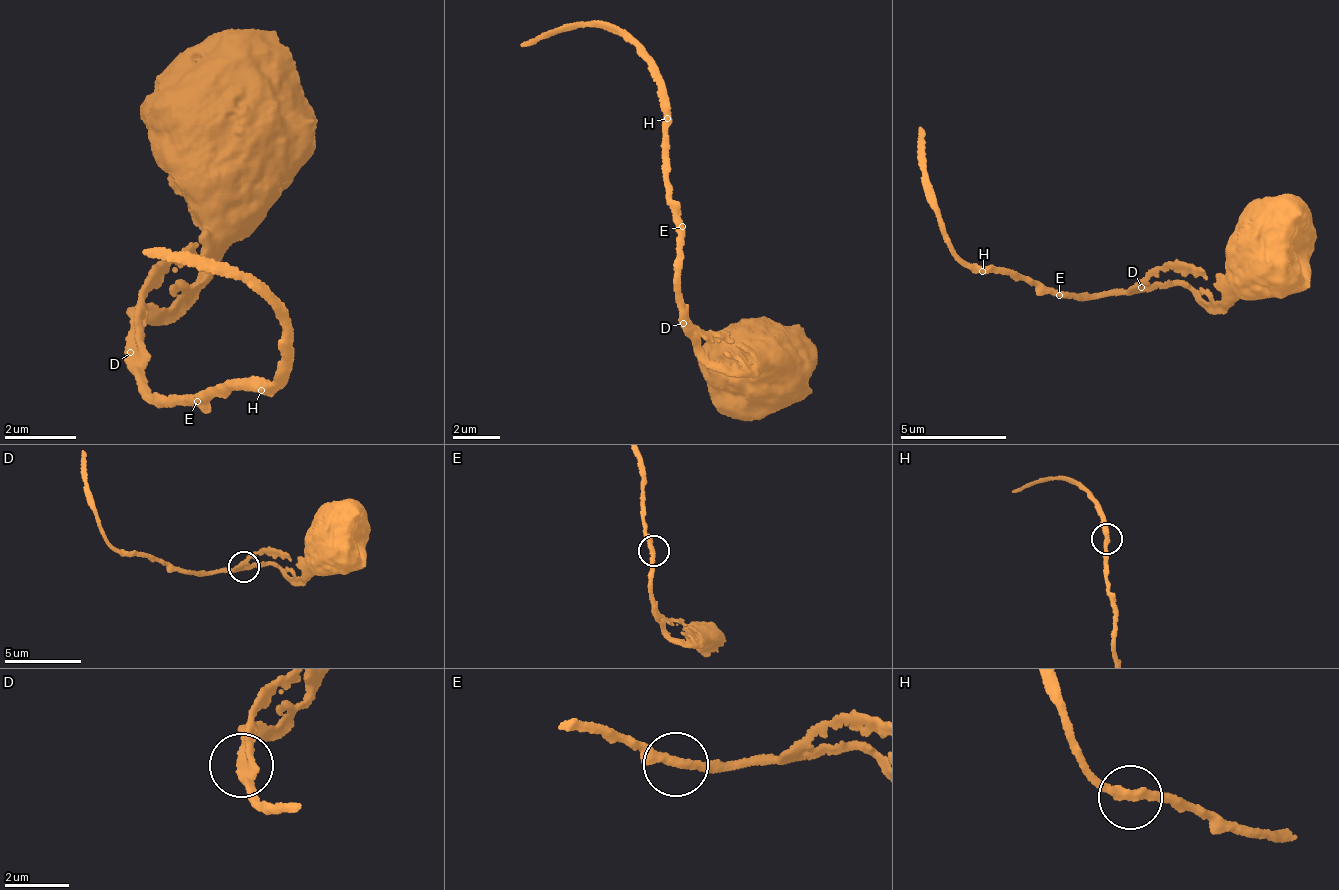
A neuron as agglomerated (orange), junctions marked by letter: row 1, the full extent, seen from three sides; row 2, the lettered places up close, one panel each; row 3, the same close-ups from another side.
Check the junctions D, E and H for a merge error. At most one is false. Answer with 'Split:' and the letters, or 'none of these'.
Split: none of these

